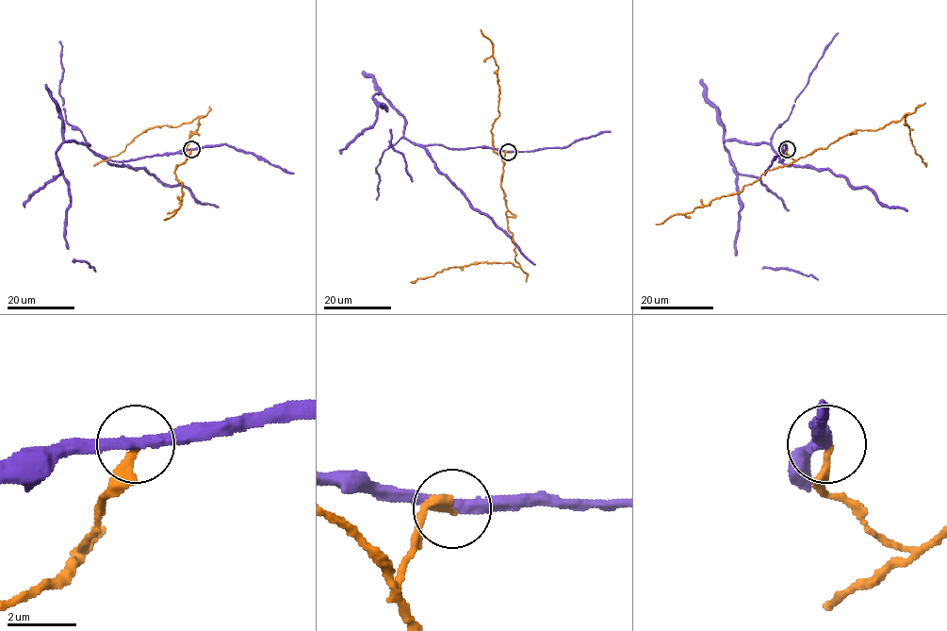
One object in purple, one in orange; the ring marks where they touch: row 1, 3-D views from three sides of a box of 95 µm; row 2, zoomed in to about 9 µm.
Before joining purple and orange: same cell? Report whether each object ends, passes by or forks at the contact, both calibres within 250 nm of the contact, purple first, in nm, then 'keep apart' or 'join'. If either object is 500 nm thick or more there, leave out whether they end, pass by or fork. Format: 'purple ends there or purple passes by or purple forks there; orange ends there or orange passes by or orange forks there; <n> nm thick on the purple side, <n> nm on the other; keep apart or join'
purple passes by; orange ends there; 320 nm thick on the purple side, 280 nm on the other; keep apart

